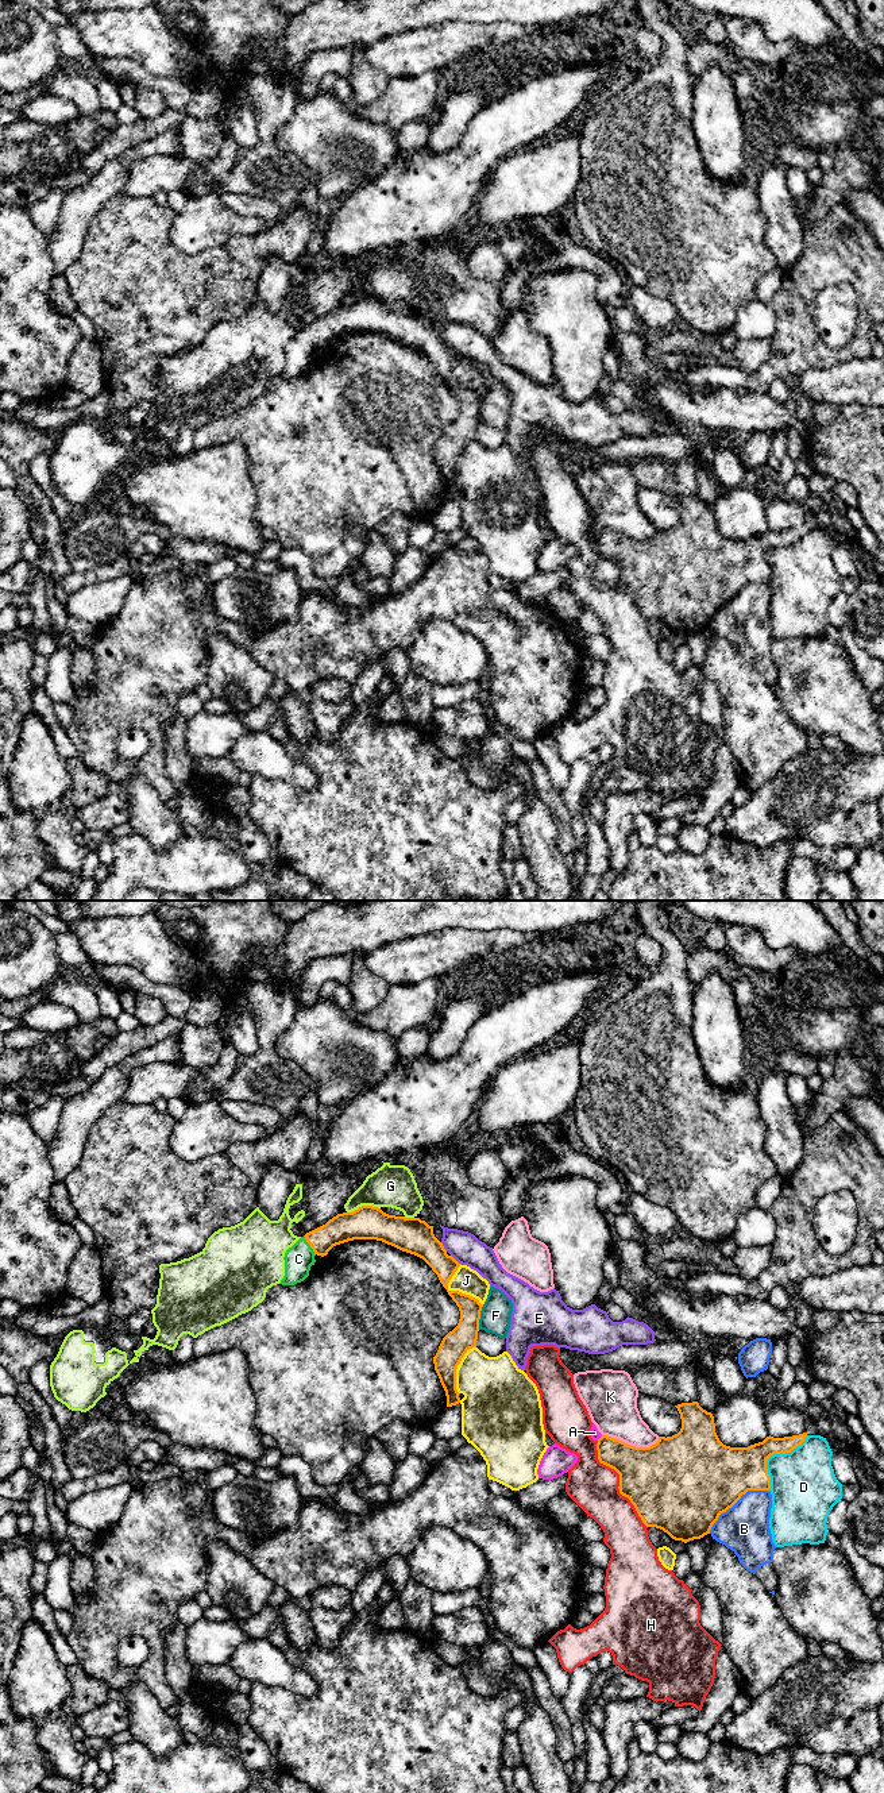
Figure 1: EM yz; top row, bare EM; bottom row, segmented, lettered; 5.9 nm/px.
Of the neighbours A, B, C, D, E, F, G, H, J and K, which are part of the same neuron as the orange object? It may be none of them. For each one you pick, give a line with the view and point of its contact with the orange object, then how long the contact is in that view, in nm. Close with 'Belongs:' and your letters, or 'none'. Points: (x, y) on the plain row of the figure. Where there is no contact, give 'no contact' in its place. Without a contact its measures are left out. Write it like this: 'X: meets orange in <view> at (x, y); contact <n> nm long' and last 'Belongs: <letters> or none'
C: meets orange in yz at (309, 336); contact 140 nm long
Belongs: C

